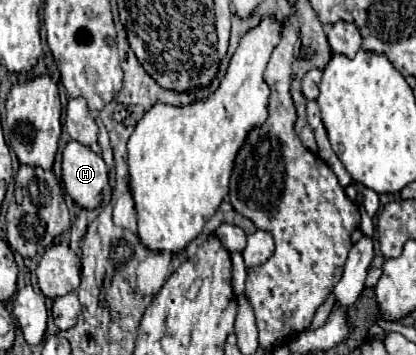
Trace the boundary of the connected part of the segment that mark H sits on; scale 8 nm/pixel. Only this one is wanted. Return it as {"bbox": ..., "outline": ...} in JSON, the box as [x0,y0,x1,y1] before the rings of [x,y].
{"bbox":[63,140,109,208],"outline":[[[75,140],[63,148],[63,186],[65,192],[83,208],[97,208],[109,184],[107,164],[101,154]]]}

